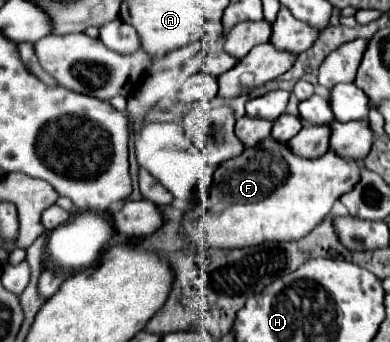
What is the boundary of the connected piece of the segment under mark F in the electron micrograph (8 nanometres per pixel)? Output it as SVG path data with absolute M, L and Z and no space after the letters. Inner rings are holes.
M263 139L255 147L245 147L245 151L223 163L213 175L209 211L199 213L199 207L187 211L183 219L183 233L187 241L199 241L205 247L217 249L239 249L259 245L263 241L295 241L305 237L313 227L317 227L331 211L333 203L357 185L361 179L361 161L345 159L329 149L317 159L305 159L295 155L287 143L277 143L277 139Z

